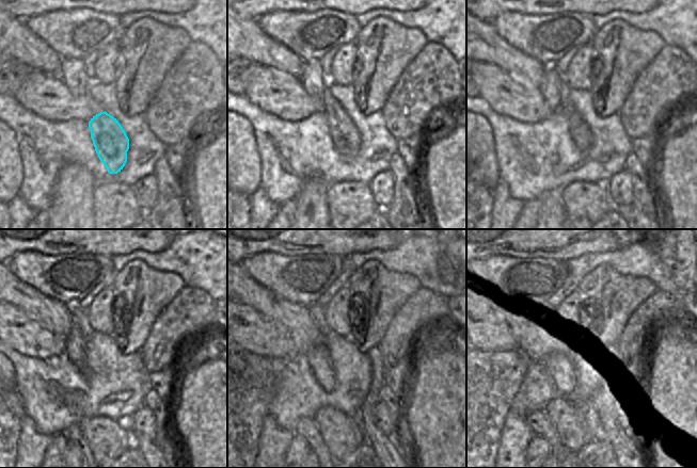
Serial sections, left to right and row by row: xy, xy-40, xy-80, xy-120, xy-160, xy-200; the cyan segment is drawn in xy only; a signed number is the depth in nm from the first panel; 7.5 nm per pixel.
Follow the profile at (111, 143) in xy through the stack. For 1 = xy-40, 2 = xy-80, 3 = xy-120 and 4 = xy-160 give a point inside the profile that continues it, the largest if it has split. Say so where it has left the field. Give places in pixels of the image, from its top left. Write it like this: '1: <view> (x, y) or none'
1: xy-40 (345, 135)
2: xy-80 (580, 131)
3: xy-120 (80, 320)
4: xy-160 (316, 310)

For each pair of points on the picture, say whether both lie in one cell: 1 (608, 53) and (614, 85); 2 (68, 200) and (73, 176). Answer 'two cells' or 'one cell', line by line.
1: one cell
2: one cell

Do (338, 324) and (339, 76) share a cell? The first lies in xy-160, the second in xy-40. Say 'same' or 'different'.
same

